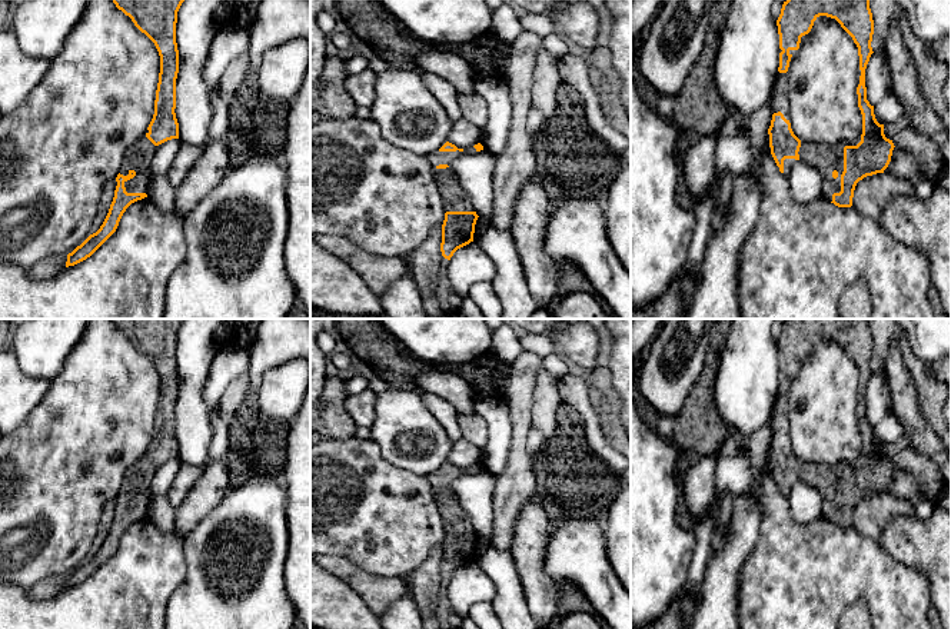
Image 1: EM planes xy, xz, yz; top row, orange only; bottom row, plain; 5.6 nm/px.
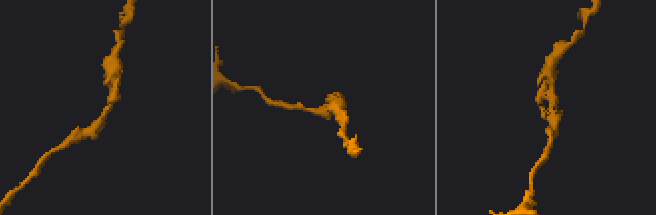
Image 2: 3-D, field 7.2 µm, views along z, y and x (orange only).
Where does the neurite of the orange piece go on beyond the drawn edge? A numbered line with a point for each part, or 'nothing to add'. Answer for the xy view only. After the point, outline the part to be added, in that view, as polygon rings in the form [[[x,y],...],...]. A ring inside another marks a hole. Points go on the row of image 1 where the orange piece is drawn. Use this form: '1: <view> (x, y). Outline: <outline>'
1: xy (139, 156). Outline: [[[144,134],[126,152],[119,173],[127,176],[130,170],[136,172],[136,176],[133,179],[124,182],[127,193],[147,194],[150,183],[153,180],[150,166],[157,147],[159,146],[154,146]]]

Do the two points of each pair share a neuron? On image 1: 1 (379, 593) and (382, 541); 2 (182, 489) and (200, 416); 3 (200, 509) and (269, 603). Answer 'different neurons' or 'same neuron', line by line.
1: different neurons
2: different neurons
3: different neurons

